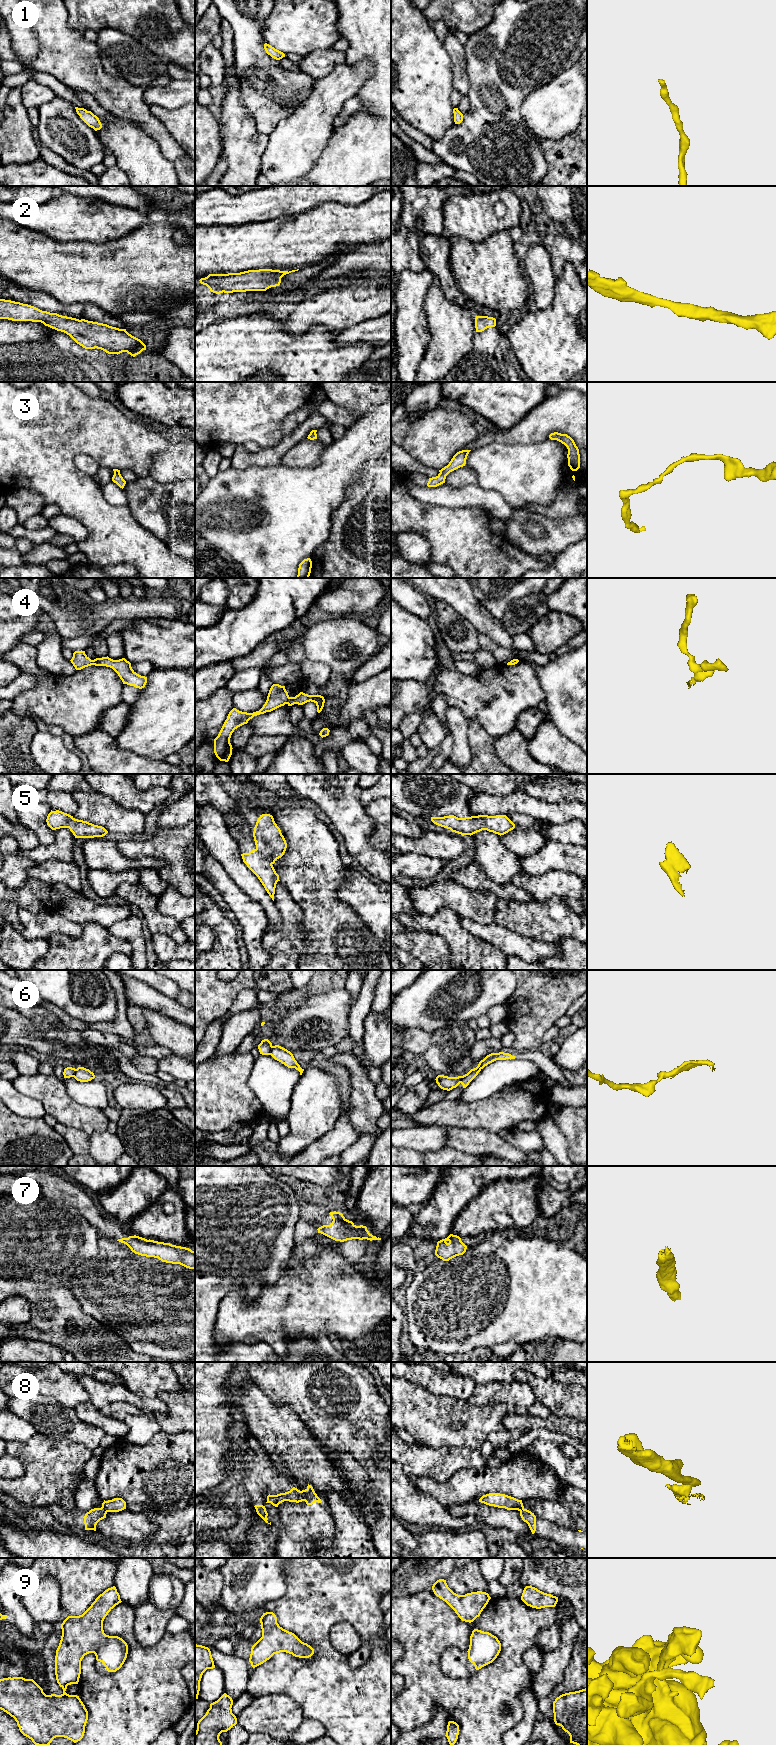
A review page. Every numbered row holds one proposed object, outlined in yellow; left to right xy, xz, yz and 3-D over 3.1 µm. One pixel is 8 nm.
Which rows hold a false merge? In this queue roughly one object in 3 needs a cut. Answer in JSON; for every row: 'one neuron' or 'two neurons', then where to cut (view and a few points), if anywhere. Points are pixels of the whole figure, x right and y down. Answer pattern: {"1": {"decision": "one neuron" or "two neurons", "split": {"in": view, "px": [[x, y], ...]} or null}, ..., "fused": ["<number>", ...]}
{"1": {"decision": "one neuron", "split": null}, "2": {"decision": "one neuron", "split": null}, "3": {"decision": "one neuron", "split": null}, "4": {"decision": "one neuron", "split": null}, "5": {"decision": "one neuron", "split": null}, "6": {"decision": "two neurons", "split": {"in": "xz", "px": [[272, 1046], [269, 1054]]}}, "7": {"decision": "one neuron", "split": null}, "8": {"decision": "two neurons", "split": {"in": "xz", "px": [[300, 1491], [305, 1500]]}}, "9": {"decision": "one neuron", "split": null}, "fused": ["6", "8"]}

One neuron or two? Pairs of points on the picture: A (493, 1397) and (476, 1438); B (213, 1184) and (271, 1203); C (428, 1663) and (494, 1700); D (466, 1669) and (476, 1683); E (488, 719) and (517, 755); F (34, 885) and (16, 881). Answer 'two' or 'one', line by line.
A: two
B: one
C: one
D: two
E: two
F: two

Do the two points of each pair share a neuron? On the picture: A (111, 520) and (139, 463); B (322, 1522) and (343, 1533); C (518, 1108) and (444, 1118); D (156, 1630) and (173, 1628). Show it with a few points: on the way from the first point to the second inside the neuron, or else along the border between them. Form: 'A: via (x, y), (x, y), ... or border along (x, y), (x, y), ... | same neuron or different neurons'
A: via (78, 487), (70, 457), (106, 448) | same neuron
B: border along (327, 1507), (334, 1526), (333, 1542), (329, 1547) | different neurons
C: via (500, 1111), (483, 1114), (462, 1114) | same neuron
D: border along (168, 1621), (165, 1631) | different neurons

